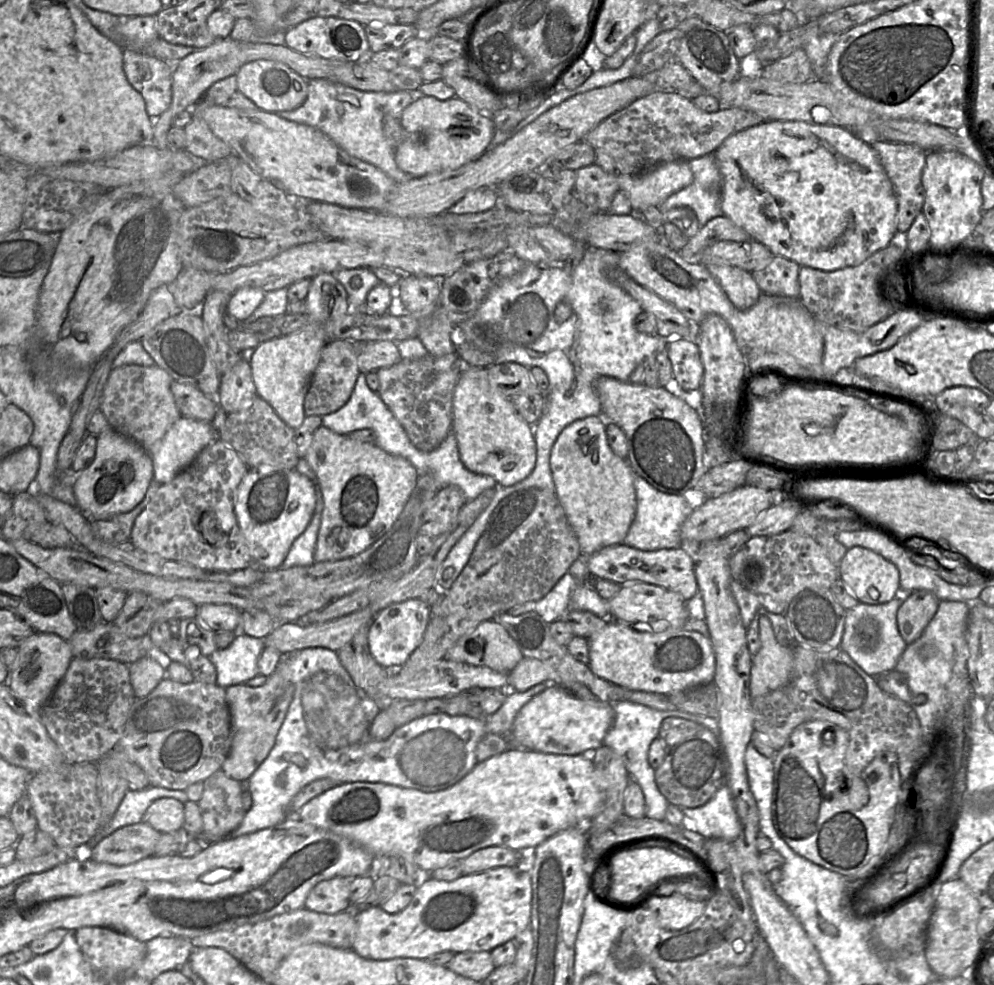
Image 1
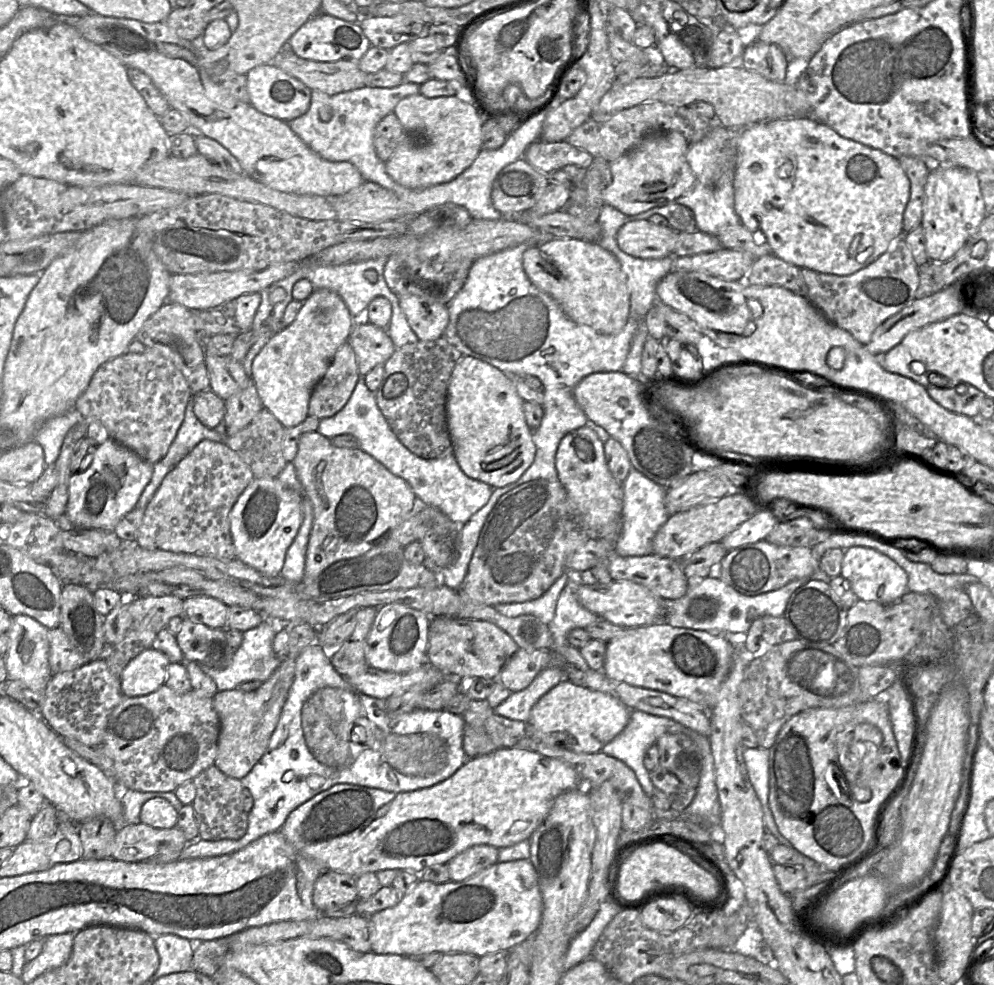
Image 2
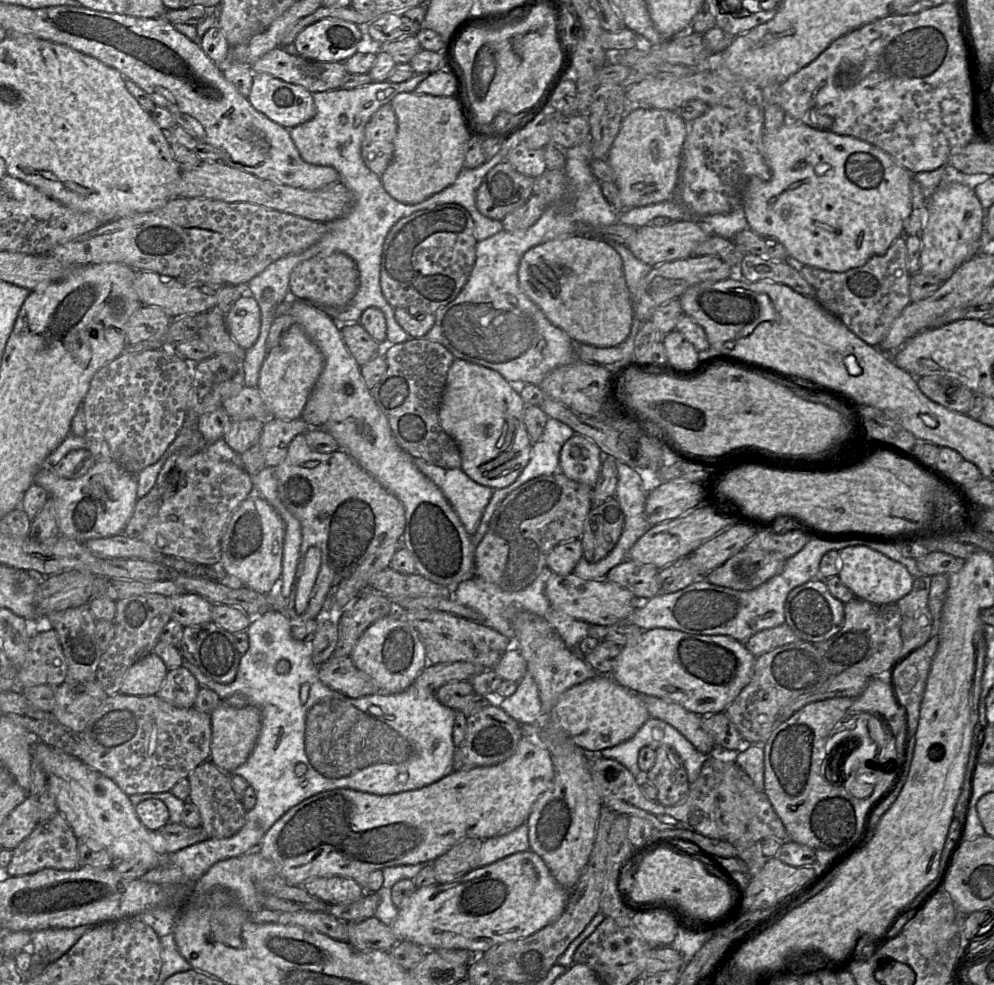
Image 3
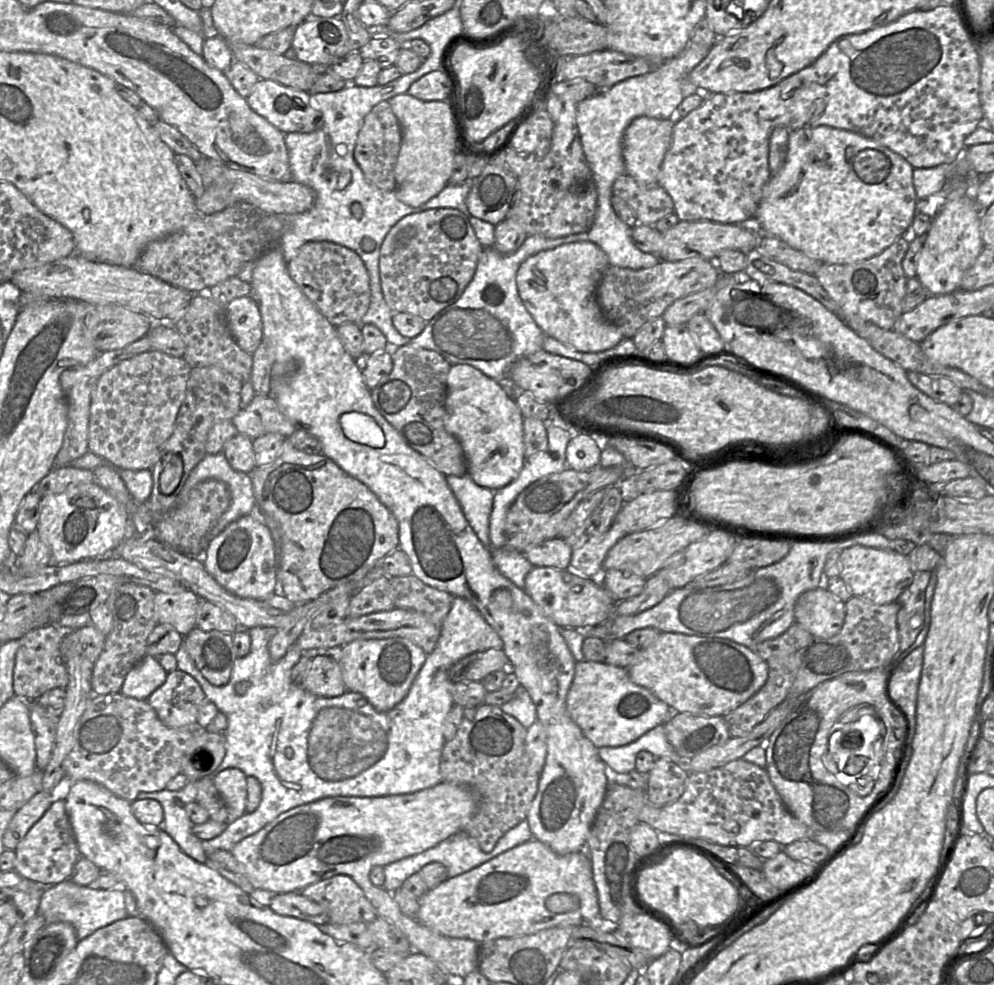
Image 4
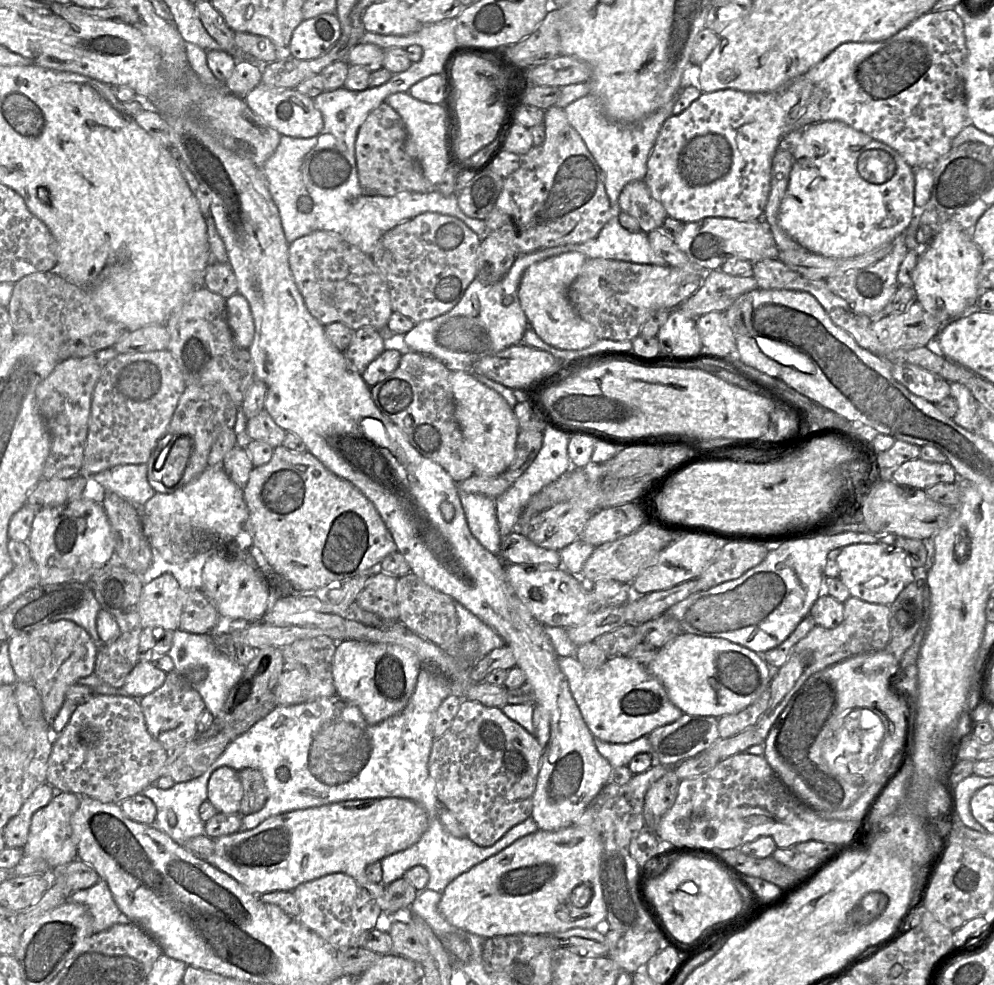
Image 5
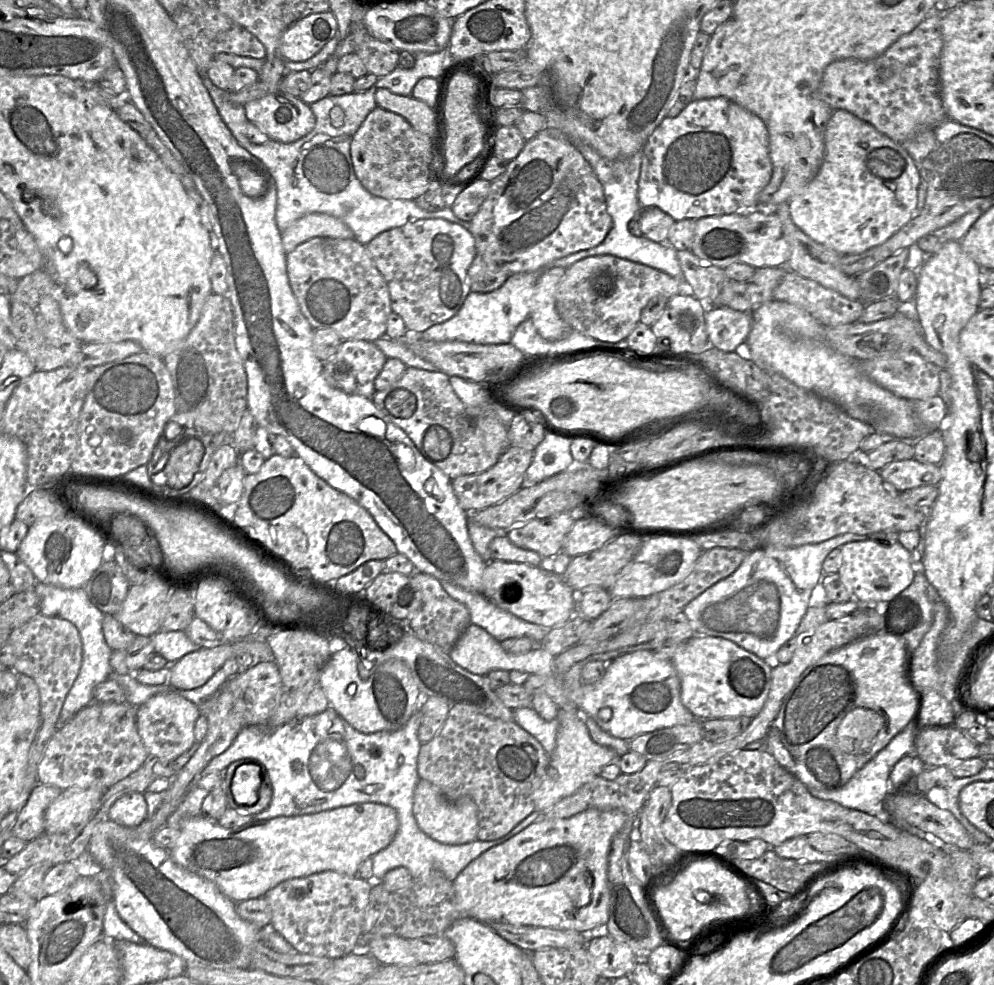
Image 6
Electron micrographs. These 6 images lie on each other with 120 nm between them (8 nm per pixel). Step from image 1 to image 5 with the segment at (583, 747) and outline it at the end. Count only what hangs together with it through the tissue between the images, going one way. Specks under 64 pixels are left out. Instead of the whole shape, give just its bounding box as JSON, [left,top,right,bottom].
[558,655,683,743]

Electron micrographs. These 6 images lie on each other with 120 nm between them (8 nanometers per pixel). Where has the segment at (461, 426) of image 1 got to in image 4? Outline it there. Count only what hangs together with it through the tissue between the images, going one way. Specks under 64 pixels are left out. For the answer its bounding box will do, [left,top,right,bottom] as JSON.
[444,365,524,491]

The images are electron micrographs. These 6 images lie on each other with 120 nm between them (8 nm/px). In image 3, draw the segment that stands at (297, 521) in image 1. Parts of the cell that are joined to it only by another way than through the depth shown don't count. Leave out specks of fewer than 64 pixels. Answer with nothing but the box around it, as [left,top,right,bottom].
[220,494,284,593]

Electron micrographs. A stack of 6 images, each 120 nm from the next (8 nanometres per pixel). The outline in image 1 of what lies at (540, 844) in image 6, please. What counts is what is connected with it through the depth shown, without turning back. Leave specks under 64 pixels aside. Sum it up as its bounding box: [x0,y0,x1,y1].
[352,866,532,960]

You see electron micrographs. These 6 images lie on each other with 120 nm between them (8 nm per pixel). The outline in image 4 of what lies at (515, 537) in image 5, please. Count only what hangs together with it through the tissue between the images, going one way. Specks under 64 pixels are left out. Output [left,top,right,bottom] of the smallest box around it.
[523,539,573,570]

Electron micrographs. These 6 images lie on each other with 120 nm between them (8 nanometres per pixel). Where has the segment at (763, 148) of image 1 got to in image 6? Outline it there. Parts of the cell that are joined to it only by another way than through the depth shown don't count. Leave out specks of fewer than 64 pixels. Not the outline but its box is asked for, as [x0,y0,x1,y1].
[788,110,921,255]

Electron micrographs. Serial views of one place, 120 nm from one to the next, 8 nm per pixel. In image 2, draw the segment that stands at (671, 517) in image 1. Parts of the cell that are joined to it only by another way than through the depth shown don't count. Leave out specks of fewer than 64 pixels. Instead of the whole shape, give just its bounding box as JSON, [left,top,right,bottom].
[615,468,670,557]

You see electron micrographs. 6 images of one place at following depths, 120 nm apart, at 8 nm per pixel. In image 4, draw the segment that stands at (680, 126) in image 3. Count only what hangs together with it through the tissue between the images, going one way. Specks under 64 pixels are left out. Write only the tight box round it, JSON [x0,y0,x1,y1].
[622,116,675,185]

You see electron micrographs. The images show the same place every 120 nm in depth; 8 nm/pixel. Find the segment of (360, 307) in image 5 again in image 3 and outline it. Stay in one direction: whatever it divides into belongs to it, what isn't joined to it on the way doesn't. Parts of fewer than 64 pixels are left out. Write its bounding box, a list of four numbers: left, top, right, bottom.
[289,252,359,308]

